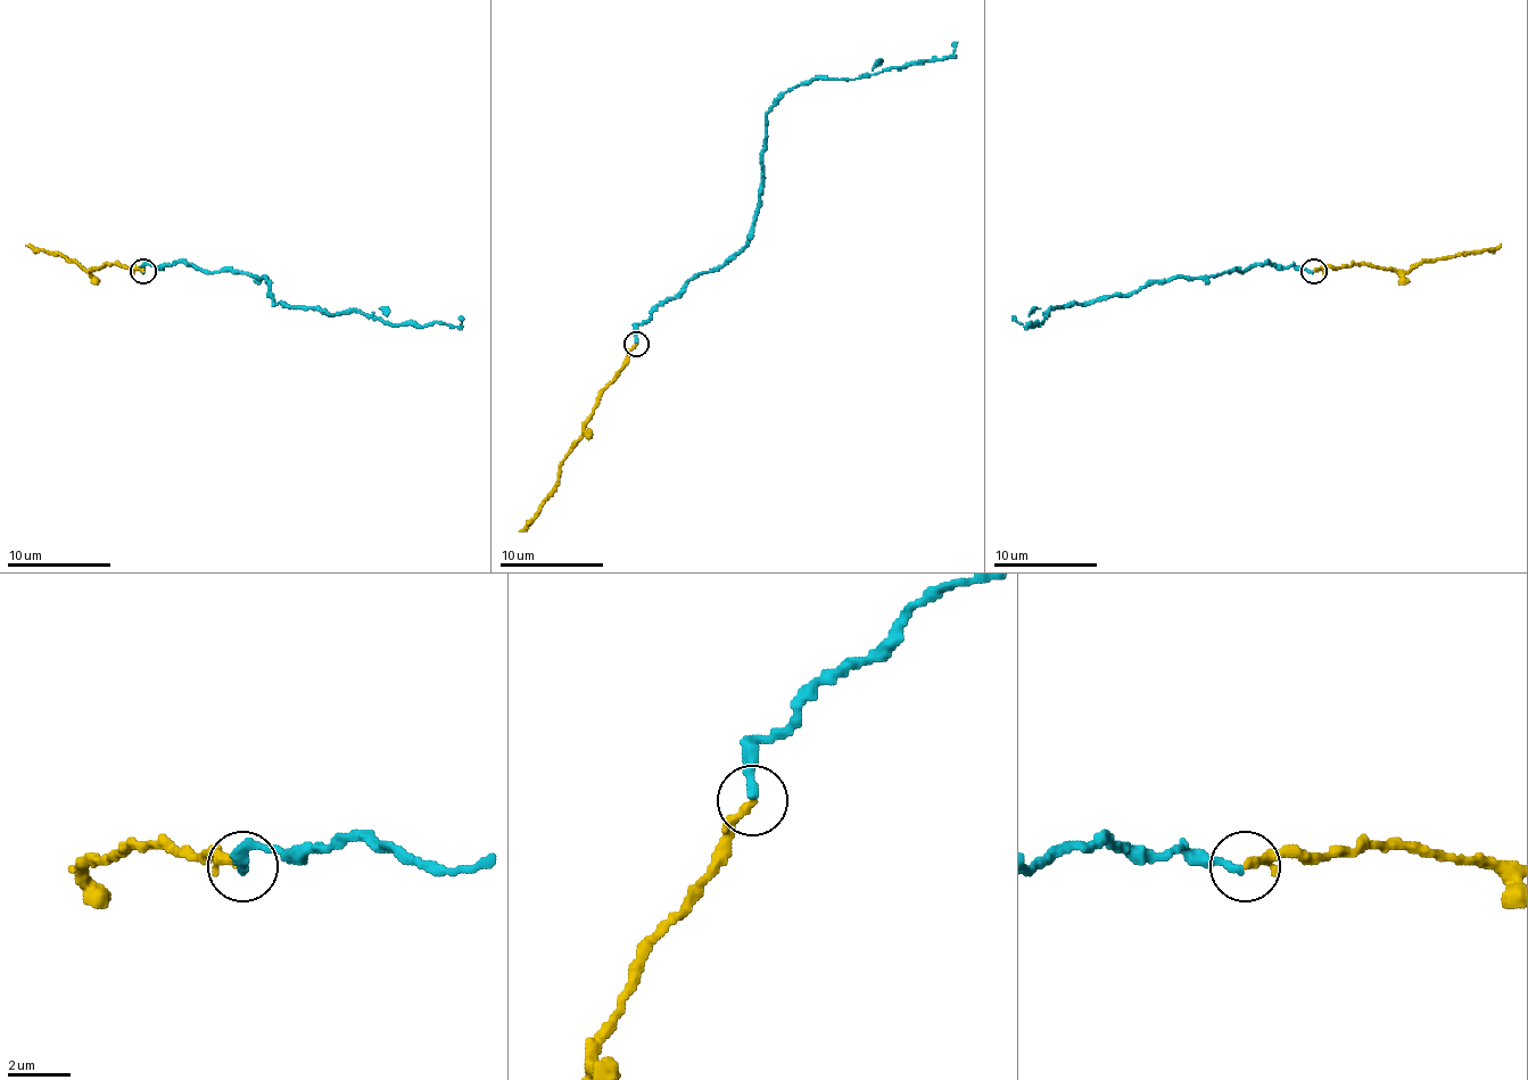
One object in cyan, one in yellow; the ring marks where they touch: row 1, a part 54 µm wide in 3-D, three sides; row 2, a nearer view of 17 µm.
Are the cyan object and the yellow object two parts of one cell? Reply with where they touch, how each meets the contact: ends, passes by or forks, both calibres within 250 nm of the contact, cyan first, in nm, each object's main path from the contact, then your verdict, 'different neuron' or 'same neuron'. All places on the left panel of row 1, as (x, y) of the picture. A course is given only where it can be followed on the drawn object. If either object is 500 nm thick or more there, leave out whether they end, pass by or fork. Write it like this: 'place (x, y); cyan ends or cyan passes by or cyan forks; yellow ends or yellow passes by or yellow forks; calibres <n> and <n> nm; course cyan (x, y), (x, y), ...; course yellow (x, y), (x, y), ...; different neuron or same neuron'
place (142, 271); cyan ends; yellow ends; calibres 320 and 280 nm; course cyan (142, 270), (191, 263), (253, 275), (273, 302), (393, 324), (456, 327), (460, 316); course yellow (142, 270), (108, 265), (85, 270), (63, 255), (26, 245); same neuron

